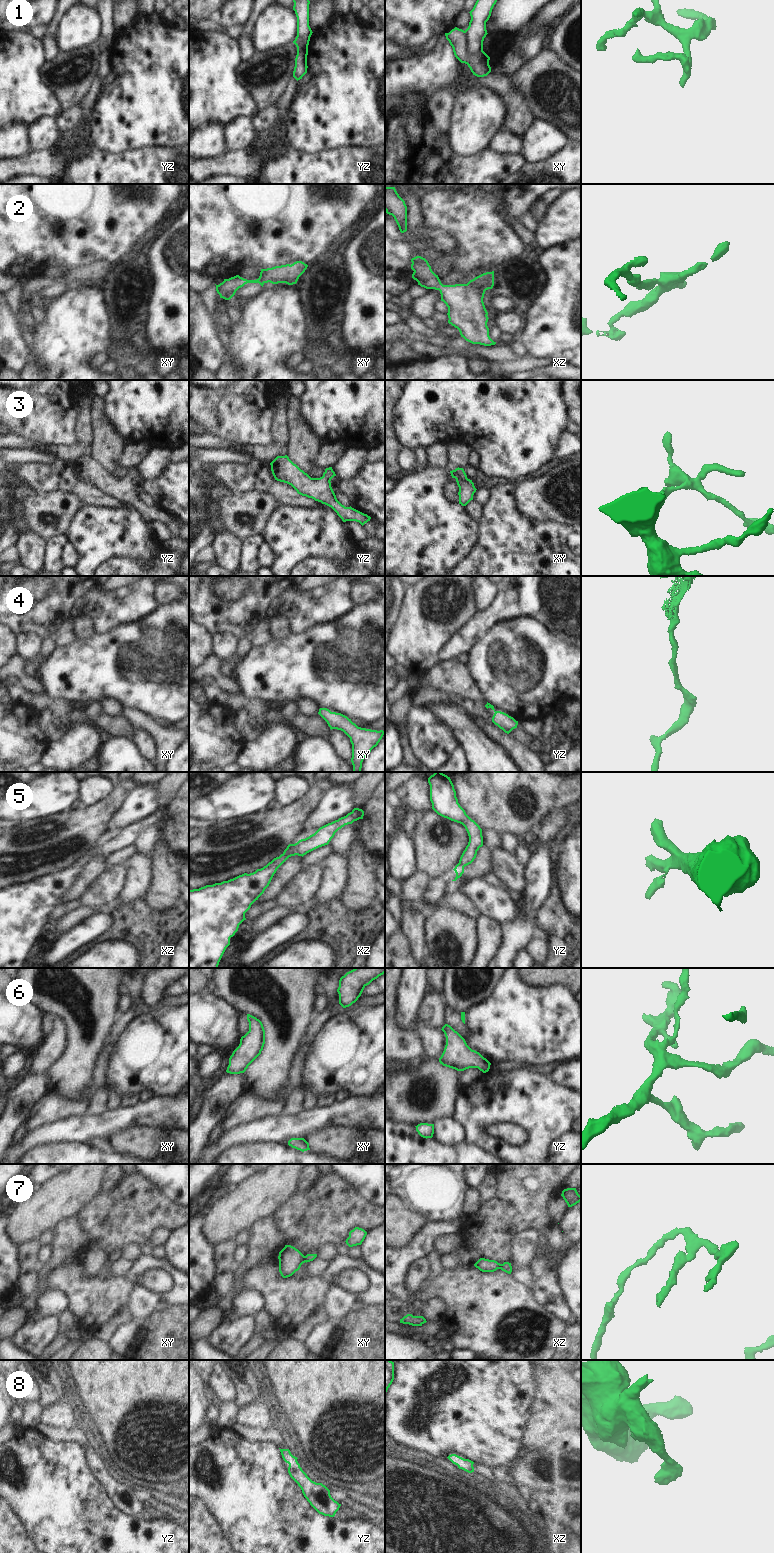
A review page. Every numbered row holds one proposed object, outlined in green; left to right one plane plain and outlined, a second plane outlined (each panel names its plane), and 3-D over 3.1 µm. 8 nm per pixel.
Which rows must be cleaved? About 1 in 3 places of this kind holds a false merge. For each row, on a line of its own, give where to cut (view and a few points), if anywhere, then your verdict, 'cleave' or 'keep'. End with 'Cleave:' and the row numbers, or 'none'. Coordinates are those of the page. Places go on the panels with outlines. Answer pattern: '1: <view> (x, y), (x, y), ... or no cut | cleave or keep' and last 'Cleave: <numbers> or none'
1: xy (464, 31), (467, 51), (470, 54), (477, 54), (482, 51) | cleave
2: no cut | keep
3: no cut | keep
4: no cut | keep
5: yz (458, 863), (464, 866) | cleave
6: no cut | keep
7: xy (304, 1256), (305, 1261) | cleave
8: no cut | keep
Cleave: 1, 5, 7

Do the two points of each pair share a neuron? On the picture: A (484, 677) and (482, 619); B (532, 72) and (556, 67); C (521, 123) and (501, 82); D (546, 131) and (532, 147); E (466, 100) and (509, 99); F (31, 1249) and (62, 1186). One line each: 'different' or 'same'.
A: different
B: same
C: same
D: same
E: different
F: different

